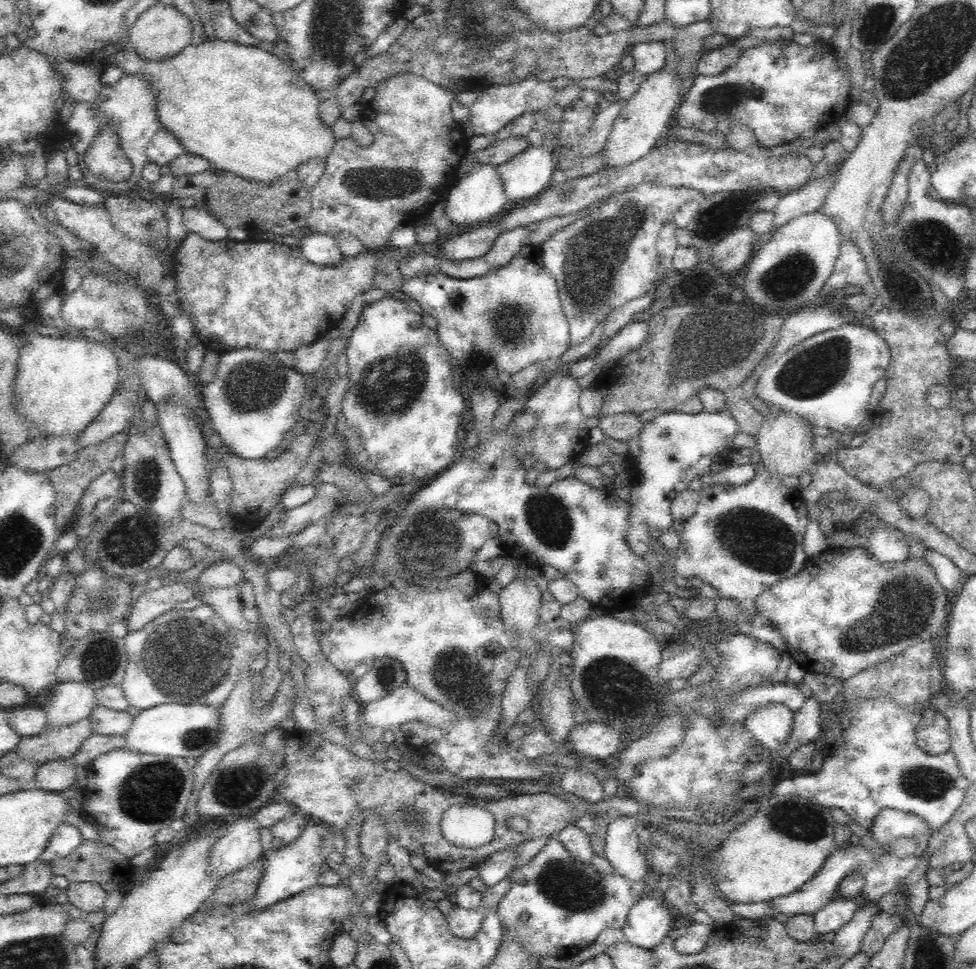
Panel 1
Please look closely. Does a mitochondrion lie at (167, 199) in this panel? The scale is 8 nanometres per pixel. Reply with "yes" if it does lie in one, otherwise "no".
no

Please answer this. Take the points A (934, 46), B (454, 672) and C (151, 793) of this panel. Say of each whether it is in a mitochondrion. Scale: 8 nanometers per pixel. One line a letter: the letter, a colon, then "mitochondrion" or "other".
A: mitochondrion
B: mitochondrion
C: mitochondrion

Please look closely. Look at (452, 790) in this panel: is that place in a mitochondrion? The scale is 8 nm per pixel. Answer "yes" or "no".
no

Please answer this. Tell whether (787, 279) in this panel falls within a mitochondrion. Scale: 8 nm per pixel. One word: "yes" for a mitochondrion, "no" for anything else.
yes

